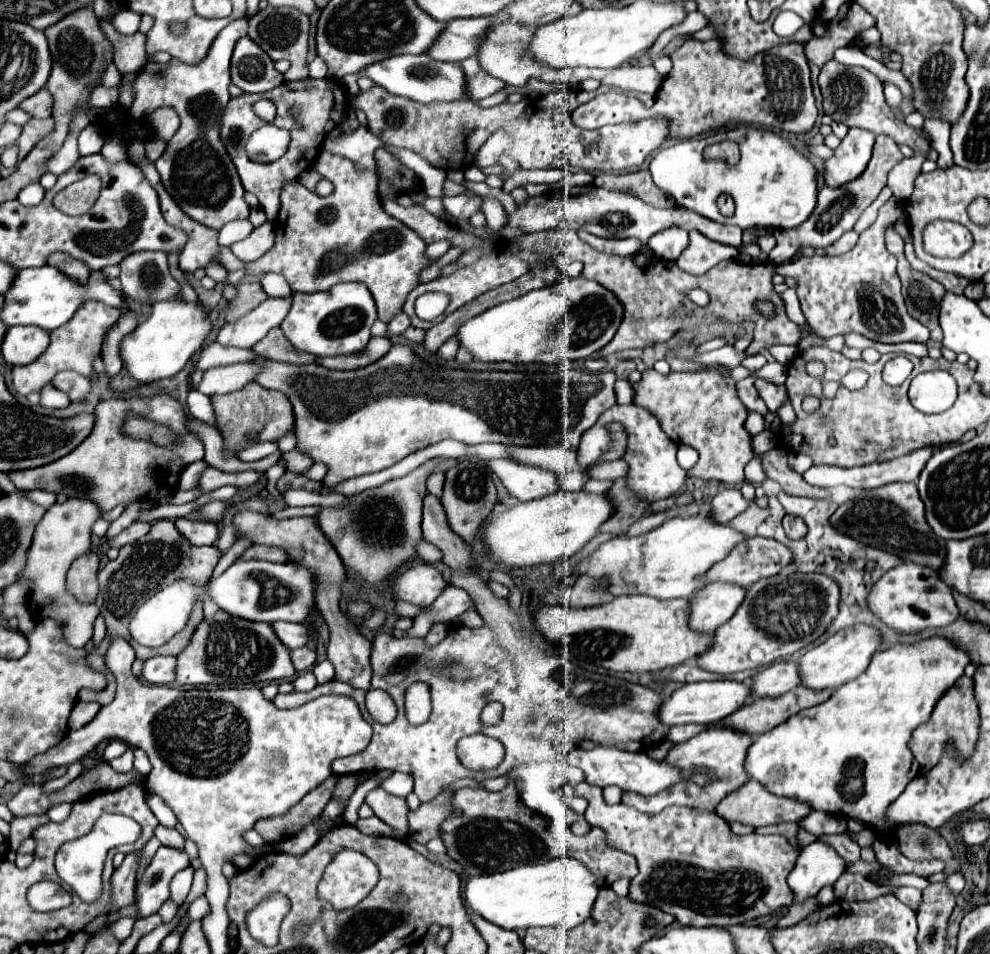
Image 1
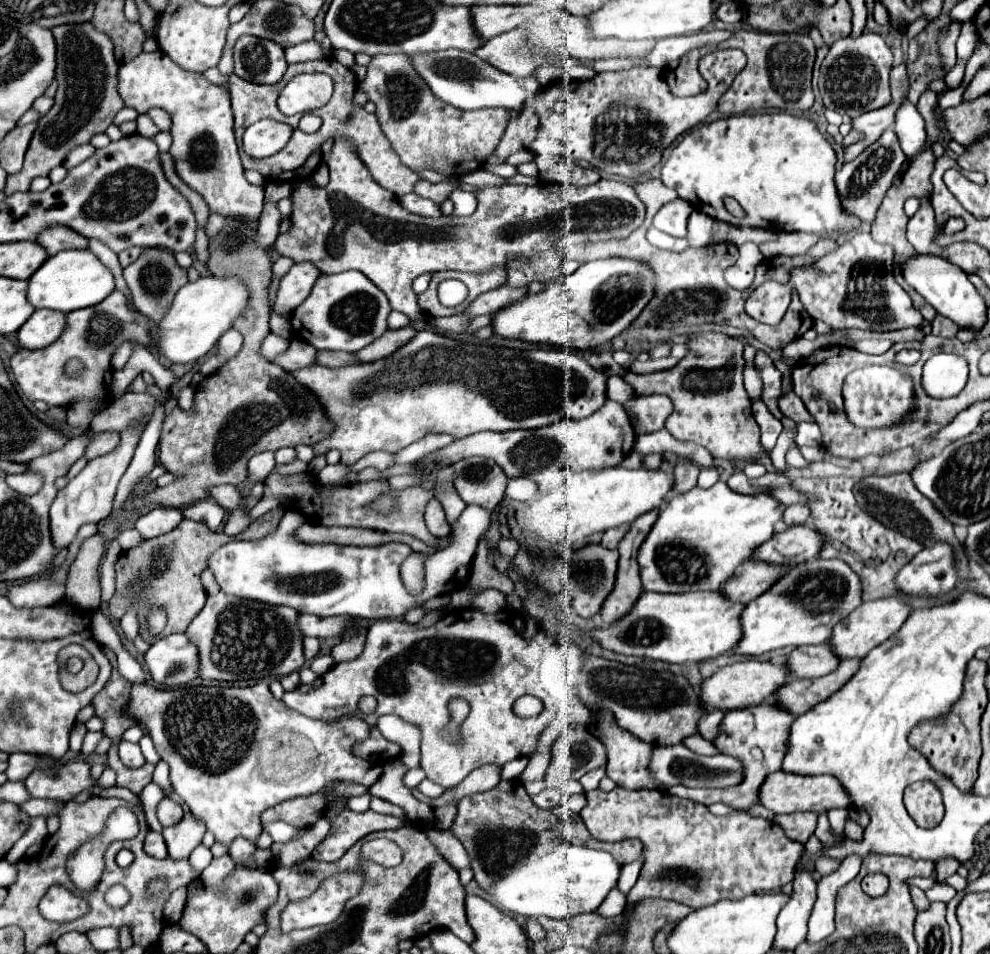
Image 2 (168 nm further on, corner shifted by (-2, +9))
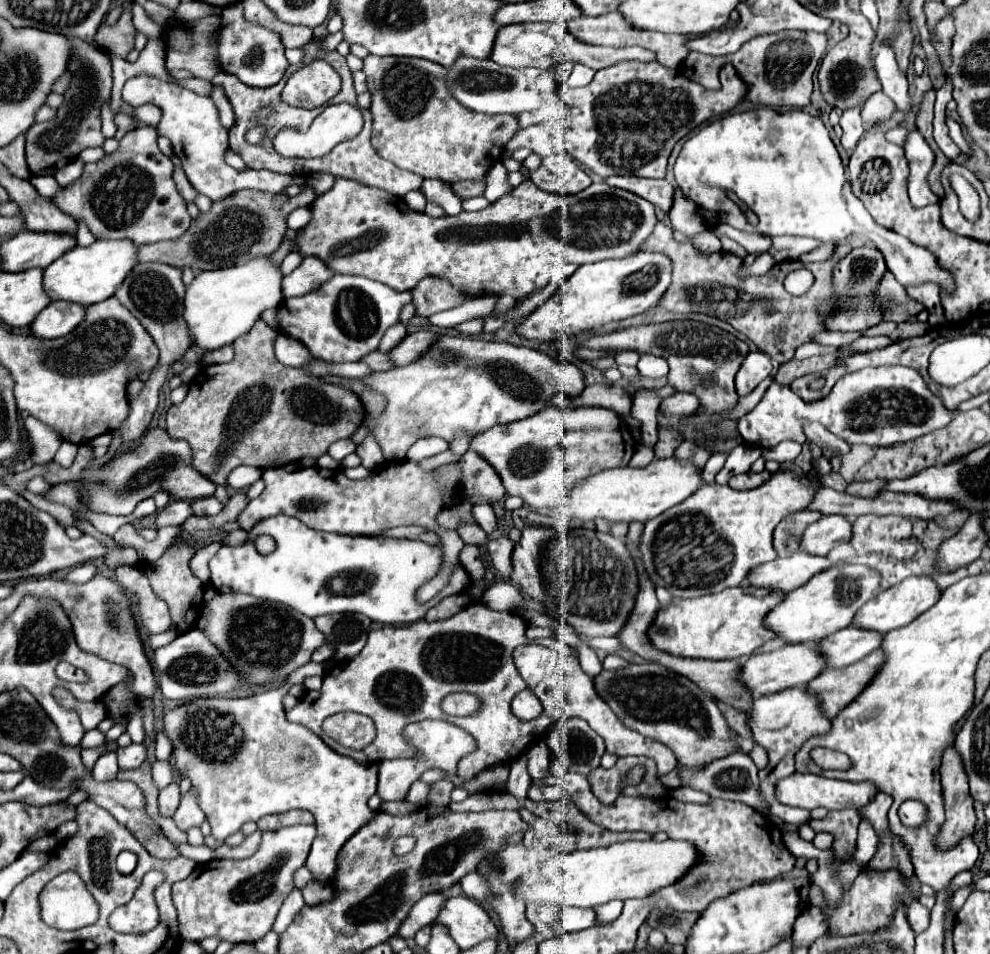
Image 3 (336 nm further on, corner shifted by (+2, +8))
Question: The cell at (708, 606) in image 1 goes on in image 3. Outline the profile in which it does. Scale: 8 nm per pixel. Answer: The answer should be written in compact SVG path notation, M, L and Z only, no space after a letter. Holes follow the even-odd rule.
M797 552L787 558L777 558L773 562L767 562L765 566L759 566L749 574L747 582L755 586L769 586L775 590L791 592L805 582L809 582L811 576L829 570L835 566L829 558L823 556L811 556L807 552Z

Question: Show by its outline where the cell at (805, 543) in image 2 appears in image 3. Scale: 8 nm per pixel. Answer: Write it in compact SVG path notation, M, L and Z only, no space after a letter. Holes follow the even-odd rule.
M823 516L801 538L805 552L813 556L827 556L829 550L851 538L851 522L845 516Z

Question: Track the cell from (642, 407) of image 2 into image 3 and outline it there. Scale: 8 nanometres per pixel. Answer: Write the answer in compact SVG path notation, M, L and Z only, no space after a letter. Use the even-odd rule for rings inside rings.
M677 392L675 396L665 398L661 404L661 412L665 416L671 416L671 414L687 414L689 416L689 414L695 414L697 408L699 408L699 398L689 392Z

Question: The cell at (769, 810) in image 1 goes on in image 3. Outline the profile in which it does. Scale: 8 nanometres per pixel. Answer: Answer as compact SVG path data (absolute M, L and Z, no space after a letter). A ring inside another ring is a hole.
M795 772L777 784L777 798L781 798L781 802L789 806L807 808L807 810L813 810L819 806L825 806L827 810L843 810L843 808L859 810L867 806L875 798L877 792L879 788L873 782L845 782L845 780L831 780L825 776L801 774L801 772Z

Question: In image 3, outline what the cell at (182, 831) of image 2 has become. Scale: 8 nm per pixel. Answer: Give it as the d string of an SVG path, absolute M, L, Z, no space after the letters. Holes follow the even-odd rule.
M191 788L181 798L181 804L179 804L177 812L173 814L173 820L175 820L175 824L181 830L187 830L187 828L193 828L193 826L201 826L203 824L205 814L203 814L203 810L197 804L197 790L195 788Z

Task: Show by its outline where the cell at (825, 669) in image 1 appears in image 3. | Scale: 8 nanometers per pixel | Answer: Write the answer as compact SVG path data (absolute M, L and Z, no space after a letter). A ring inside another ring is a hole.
M911 576L905 578L903 582L881 590L877 594L877 598L871 598L859 612L855 618L855 626L859 628L867 628L867 630L877 630L877 632L889 632L901 626L907 626L909 622L913 622L919 614L923 614L925 610L929 610L937 600L941 598L941 588L937 586L937 582L929 576Z

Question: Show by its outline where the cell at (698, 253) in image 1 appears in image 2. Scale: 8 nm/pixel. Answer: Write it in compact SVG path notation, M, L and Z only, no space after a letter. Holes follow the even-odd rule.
M693 211L689 215L689 225L687 225L687 241L689 241L689 247L695 247L695 249L701 249L701 247L707 247L707 245L713 245L713 243L719 243L715 239L715 233L713 233L713 217L701 213L701 211Z

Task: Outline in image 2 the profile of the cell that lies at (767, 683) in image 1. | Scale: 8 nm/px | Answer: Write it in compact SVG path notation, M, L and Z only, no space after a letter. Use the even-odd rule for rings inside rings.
M821 643L821 645L801 645L793 649L787 655L785 665L789 667L789 673L795 679L813 679L813 677L823 677L825 673L837 669L839 661L833 657L829 645Z

